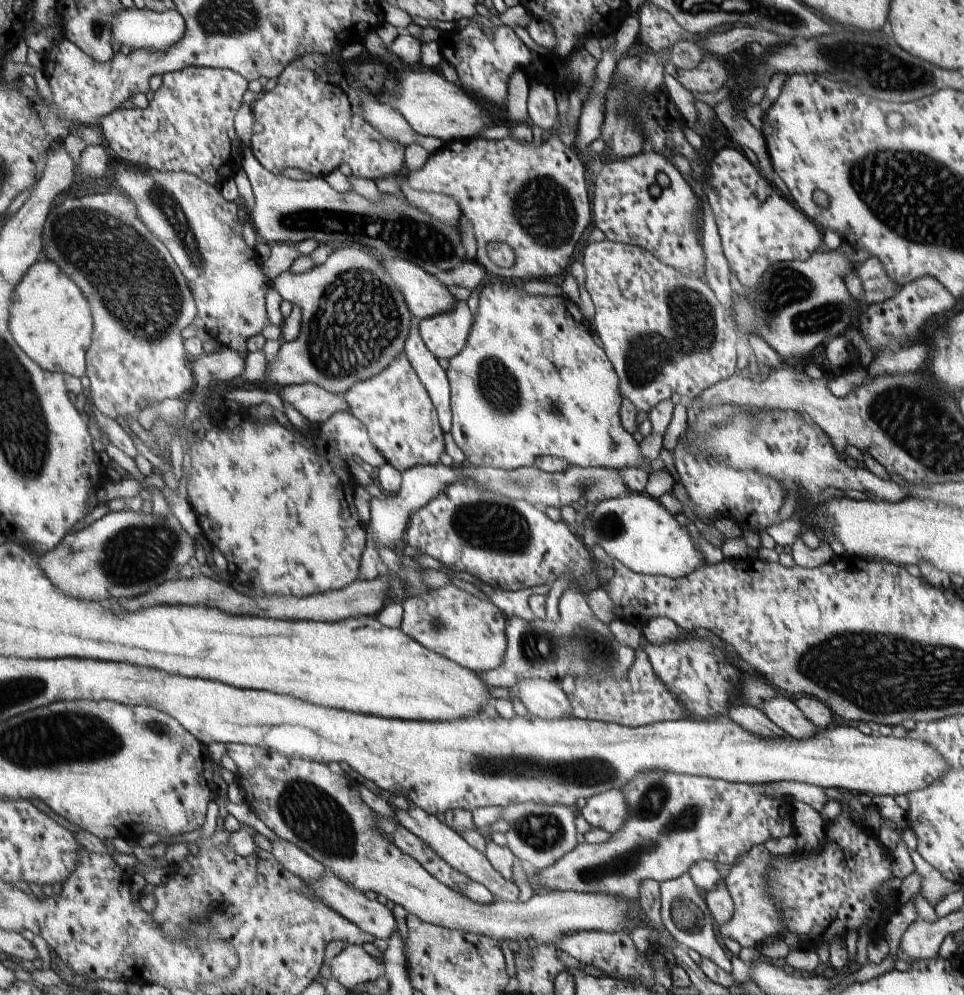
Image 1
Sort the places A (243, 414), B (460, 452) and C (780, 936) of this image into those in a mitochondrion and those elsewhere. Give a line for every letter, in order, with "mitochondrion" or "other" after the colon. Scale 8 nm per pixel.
A: other
B: other
C: other

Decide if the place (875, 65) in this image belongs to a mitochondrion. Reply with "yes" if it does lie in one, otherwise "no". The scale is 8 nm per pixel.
yes

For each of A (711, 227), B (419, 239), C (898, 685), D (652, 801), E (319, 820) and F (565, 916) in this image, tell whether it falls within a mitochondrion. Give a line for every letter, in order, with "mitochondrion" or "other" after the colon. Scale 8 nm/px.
A: other
B: mitochondrion
C: mitochondrion
D: mitochondrion
E: mitochondrion
F: other

